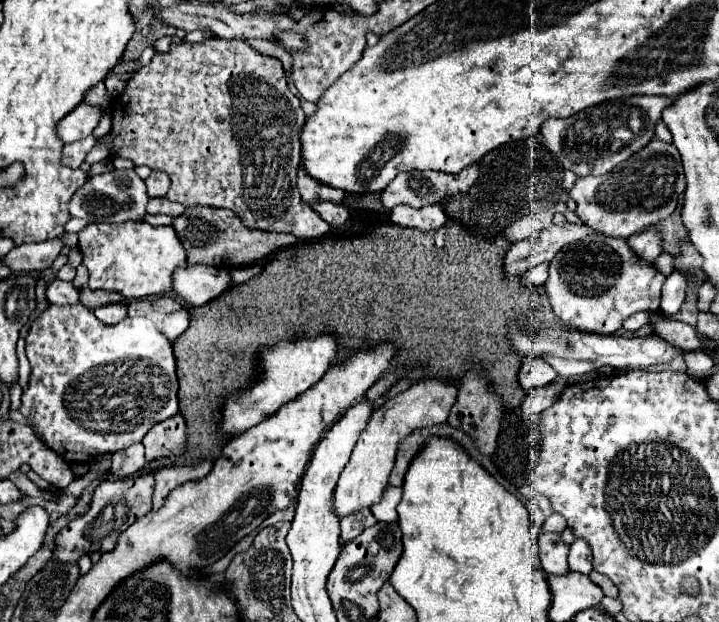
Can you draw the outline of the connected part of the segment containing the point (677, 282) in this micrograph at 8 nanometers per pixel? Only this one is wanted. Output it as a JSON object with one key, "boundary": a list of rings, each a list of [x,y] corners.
{"boundary":[[[674,269],[662,287],[662,303],[660,303],[662,313],[674,317],[680,311],[684,297],[686,297],[686,279],[680,271]]]}

